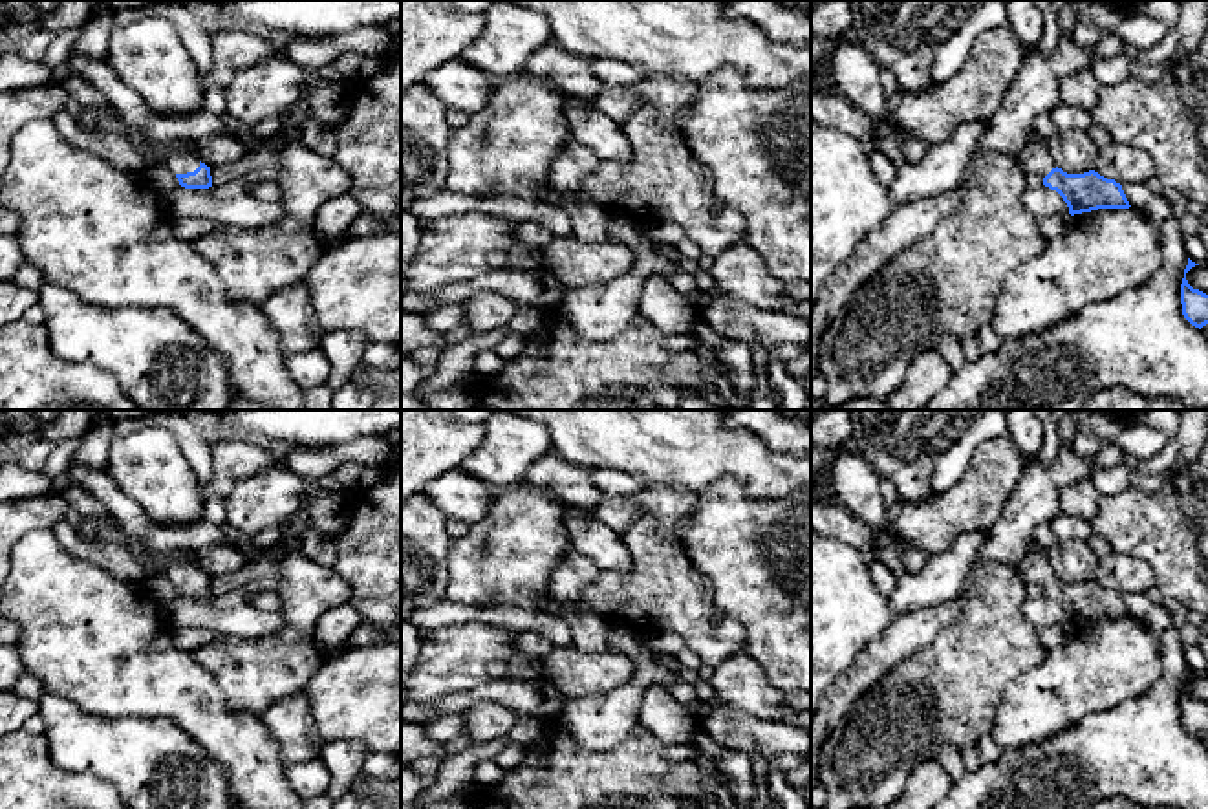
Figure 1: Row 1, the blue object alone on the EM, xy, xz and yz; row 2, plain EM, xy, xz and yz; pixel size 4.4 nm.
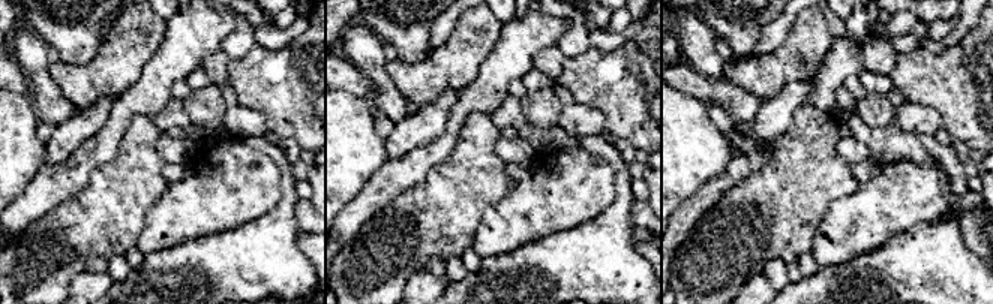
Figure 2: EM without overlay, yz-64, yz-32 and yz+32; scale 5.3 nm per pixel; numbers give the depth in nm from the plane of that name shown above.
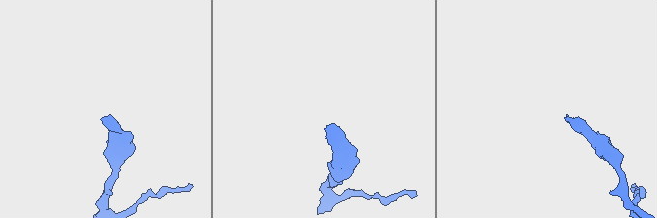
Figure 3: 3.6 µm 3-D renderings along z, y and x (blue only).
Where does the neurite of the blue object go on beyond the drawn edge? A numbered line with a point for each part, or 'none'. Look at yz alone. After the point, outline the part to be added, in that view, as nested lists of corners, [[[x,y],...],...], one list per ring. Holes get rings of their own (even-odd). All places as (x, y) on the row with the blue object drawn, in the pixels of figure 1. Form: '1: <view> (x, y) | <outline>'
1: yz (1035, 158) | [[[1043,137],[1034,143],[1027,143],[1027,146],[1016,156],[1016,163],[1025,174],[1034,172],[1041,178],[1056,168]]]

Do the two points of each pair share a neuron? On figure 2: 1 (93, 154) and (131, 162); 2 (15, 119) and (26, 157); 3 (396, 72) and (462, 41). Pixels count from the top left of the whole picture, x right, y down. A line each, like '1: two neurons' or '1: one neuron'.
1: two neurons
2: one neuron
3: one neuron

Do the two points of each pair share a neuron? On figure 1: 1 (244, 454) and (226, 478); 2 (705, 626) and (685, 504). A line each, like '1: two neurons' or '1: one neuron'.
1: one neuron
2: one neuron

